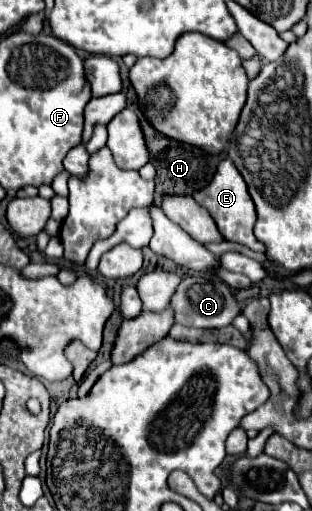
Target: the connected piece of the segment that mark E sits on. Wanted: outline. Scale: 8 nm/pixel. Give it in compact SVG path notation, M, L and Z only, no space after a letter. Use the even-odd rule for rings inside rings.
M223 159L219 163L217 173L211 179L211 183L203 191L195 191L193 197L201 207L205 207L211 213L213 221L217 223L217 229L221 231L221 235L227 241L237 241L241 245L247 245L253 251L265 251L265 245L259 243L253 235L253 225L255 225L255 219L257 219L255 205L251 201L251 195L247 191L247 185L245 185L243 177L239 175L239 171L231 163L231 159Z

